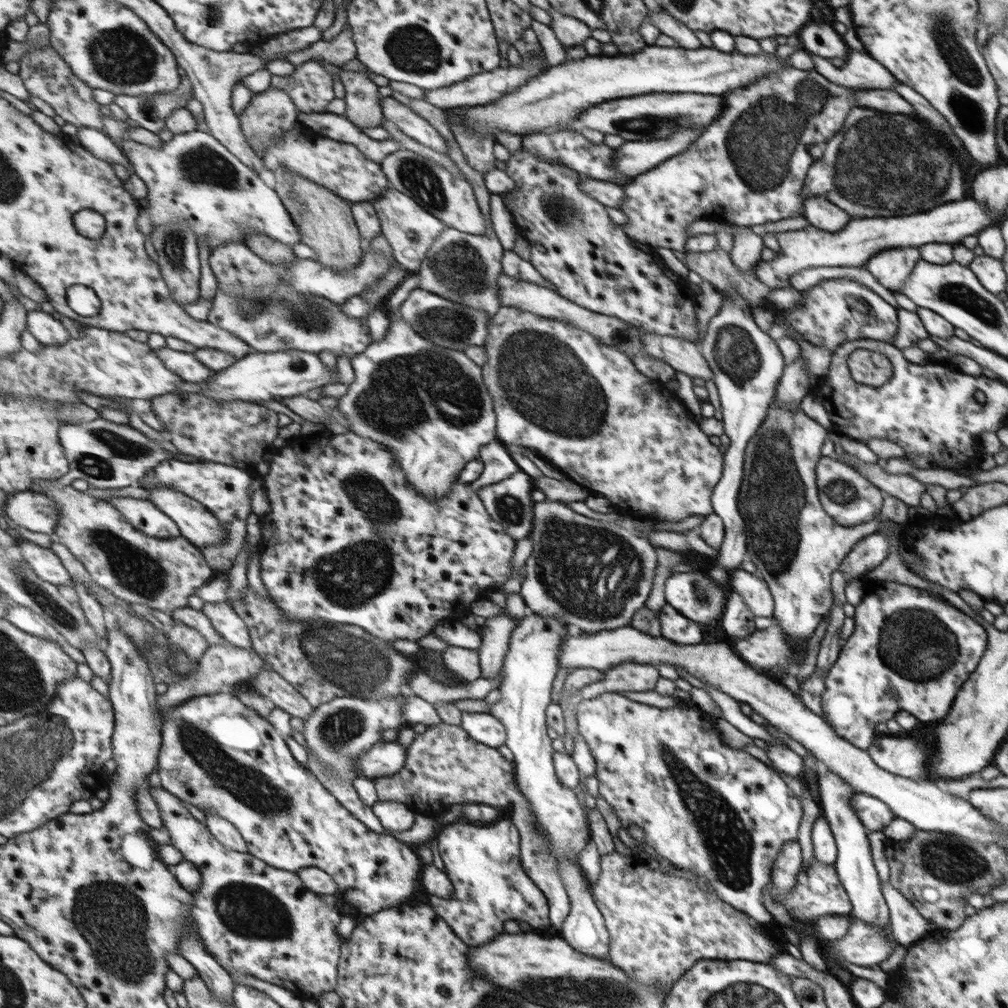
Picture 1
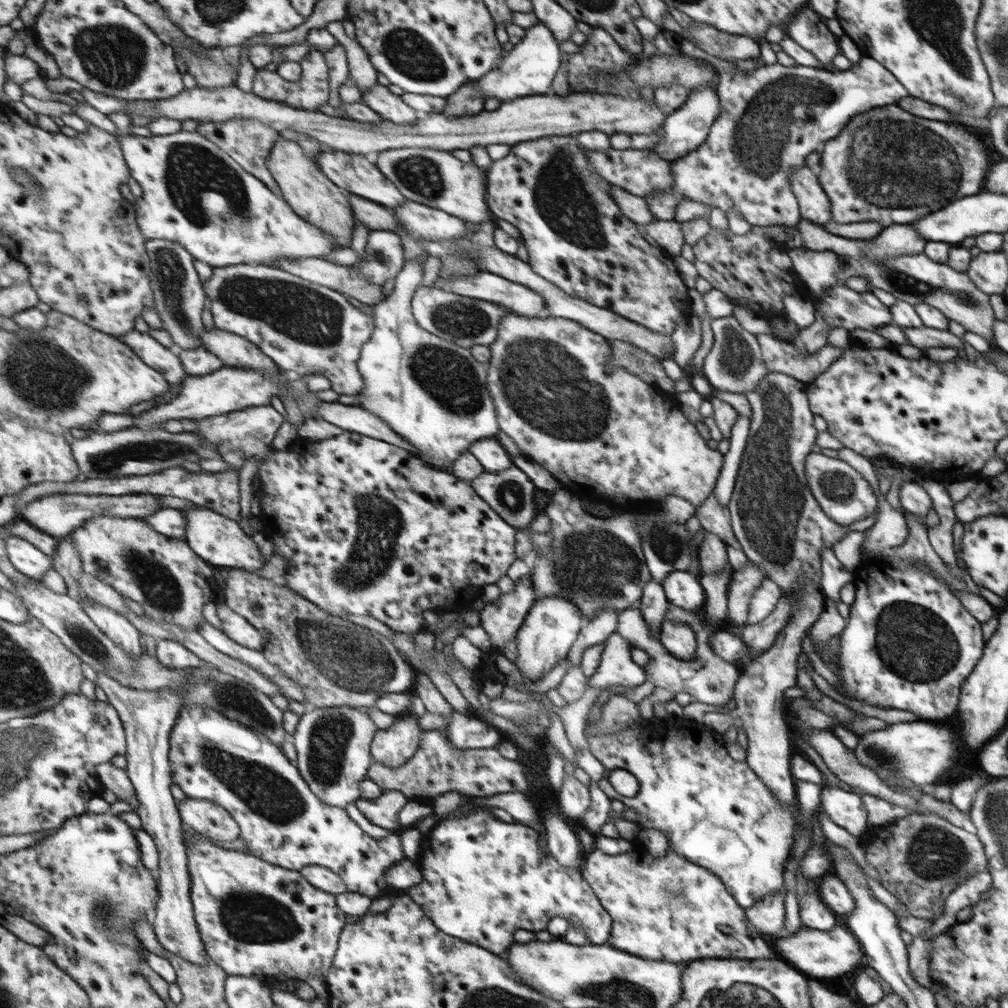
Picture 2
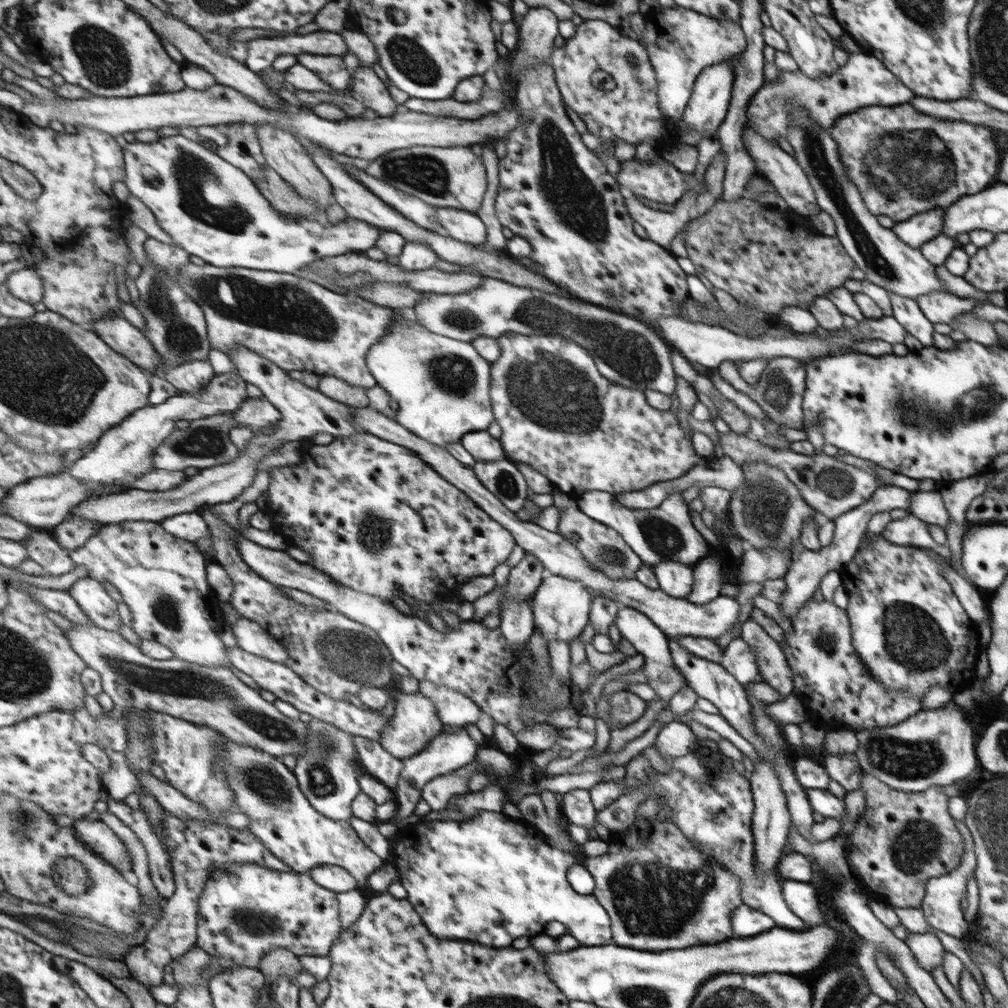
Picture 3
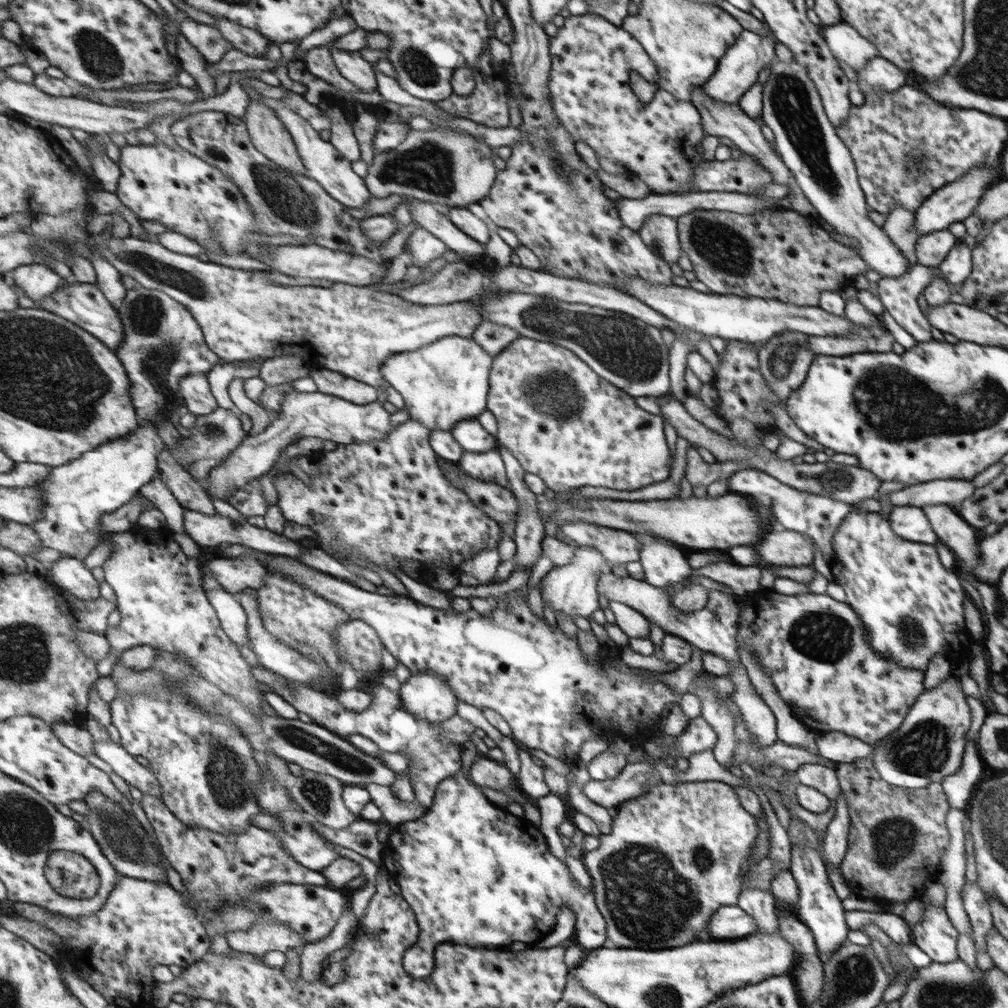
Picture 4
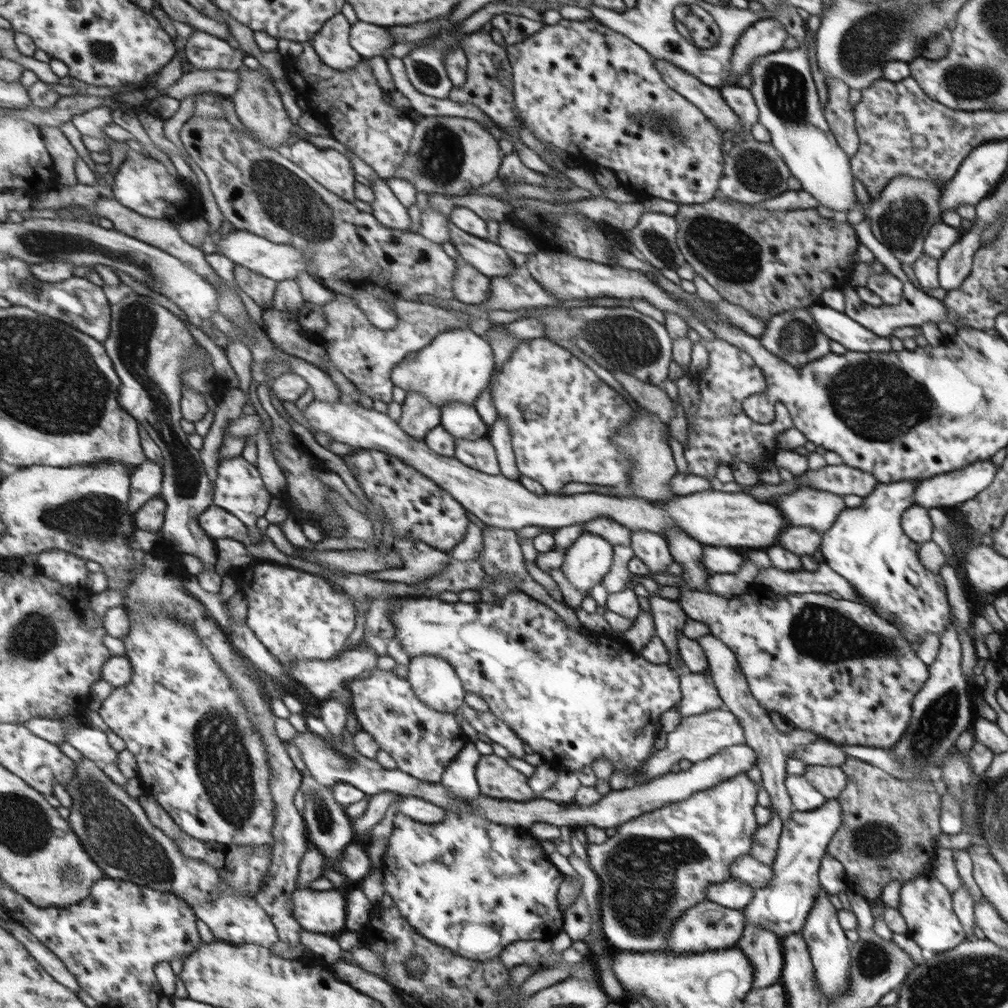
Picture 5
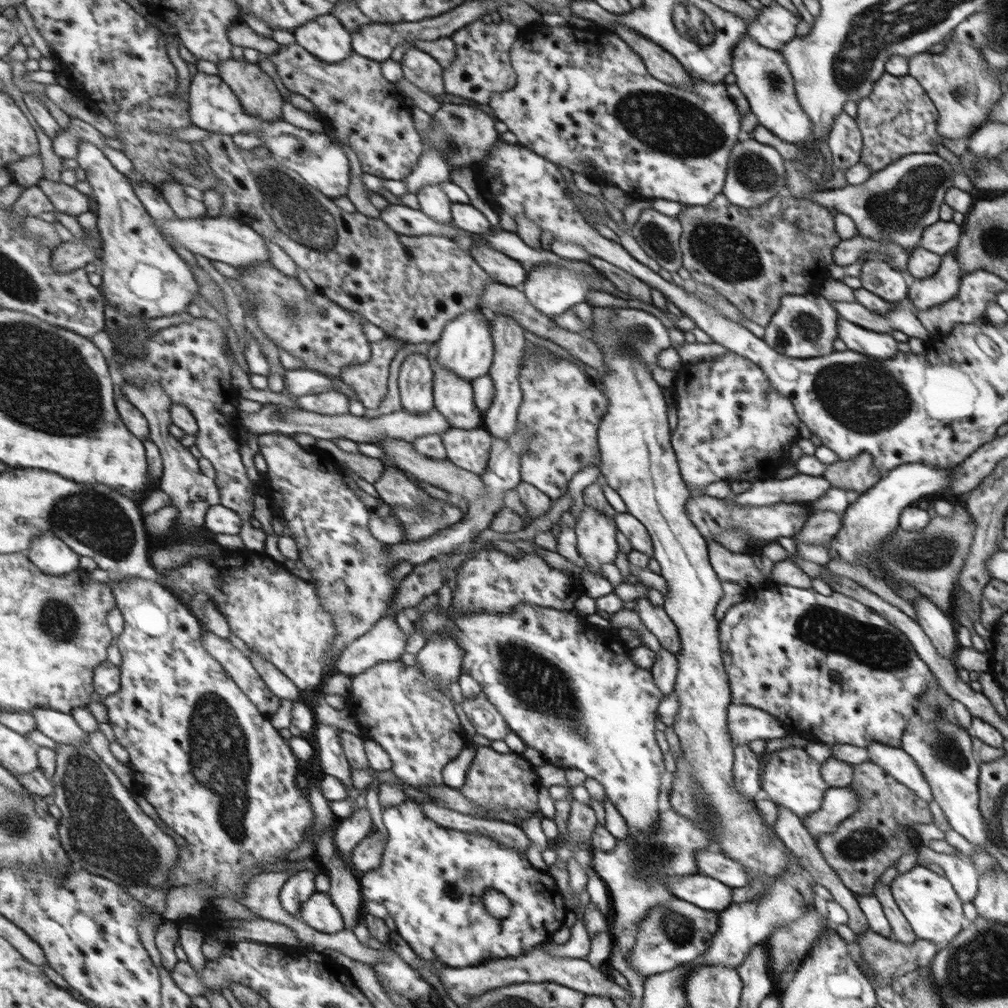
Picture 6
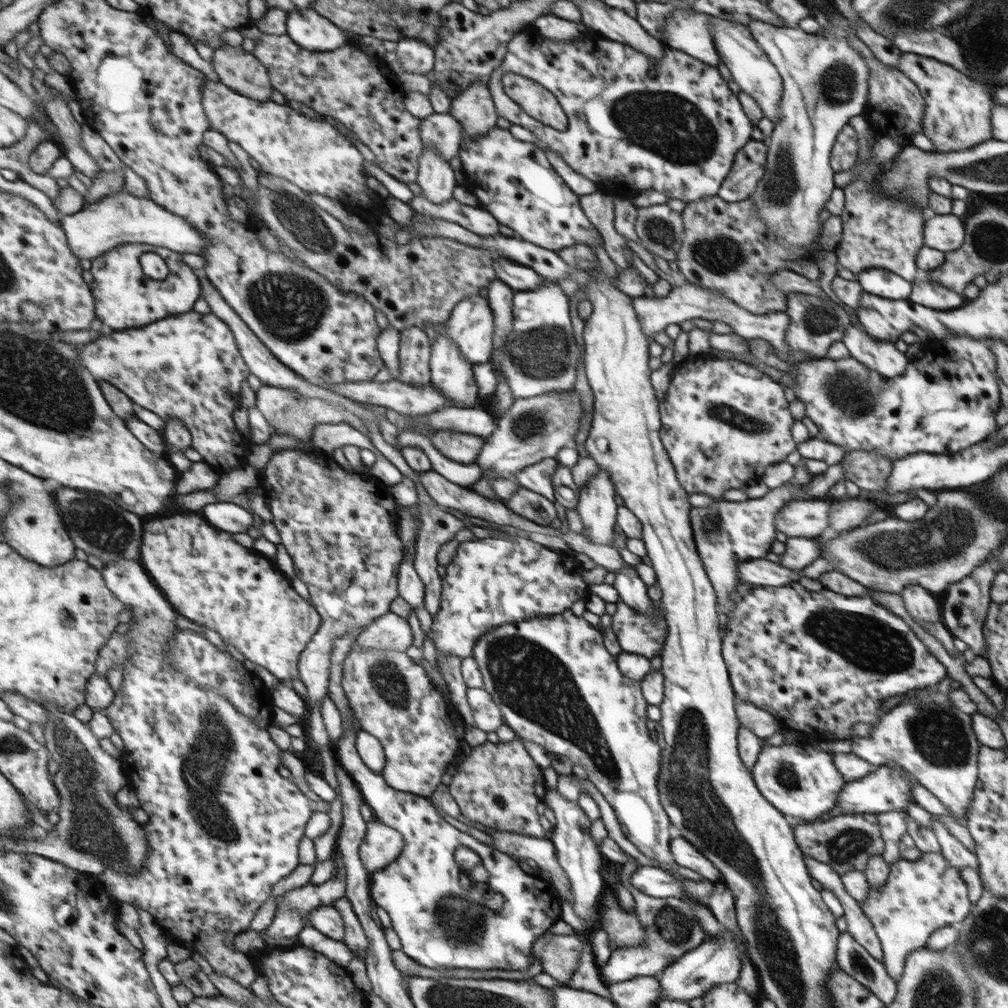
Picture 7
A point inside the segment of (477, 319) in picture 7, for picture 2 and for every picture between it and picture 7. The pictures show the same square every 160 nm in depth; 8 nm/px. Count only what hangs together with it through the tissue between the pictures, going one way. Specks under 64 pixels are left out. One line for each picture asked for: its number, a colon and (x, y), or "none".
2: (434, 393)
3: (443, 386)
4: (444, 383)
5: (458, 366)
6: (466, 346)

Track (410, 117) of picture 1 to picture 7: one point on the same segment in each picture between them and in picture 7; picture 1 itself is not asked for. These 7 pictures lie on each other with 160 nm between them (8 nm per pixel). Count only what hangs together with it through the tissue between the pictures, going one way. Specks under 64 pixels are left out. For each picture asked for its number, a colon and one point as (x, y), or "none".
2: (391, 107)
3: (367, 85)
4: (353, 65)
5: (333, 44)
6: (325, 37)
7: (309, 29)

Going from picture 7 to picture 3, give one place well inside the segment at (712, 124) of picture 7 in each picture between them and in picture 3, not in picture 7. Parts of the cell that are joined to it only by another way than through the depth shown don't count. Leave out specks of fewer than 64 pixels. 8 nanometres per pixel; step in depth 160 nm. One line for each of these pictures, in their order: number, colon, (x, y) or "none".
3: (614, 99)
4: (589, 83)
5: (587, 90)
6: (588, 104)

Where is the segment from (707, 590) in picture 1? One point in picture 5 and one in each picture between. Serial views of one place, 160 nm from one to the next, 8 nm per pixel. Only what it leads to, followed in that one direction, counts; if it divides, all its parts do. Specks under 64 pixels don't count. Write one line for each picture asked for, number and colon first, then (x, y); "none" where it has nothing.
2: (681, 588)
3: (675, 579)
4: (663, 565)
5: (650, 548)

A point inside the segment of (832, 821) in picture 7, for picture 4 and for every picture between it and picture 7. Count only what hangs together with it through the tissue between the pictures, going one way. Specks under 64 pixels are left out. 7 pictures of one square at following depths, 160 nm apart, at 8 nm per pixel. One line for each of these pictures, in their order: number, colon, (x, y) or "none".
4: (896, 836)
5: (889, 830)
6: (863, 845)

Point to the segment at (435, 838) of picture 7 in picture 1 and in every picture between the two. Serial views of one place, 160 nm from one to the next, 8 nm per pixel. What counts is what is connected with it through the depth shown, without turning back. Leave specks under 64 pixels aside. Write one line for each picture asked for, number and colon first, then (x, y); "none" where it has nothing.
1: (483, 859)
2: (484, 878)
3: (491, 879)
4: (475, 875)
5: (471, 885)
6: (421, 881)

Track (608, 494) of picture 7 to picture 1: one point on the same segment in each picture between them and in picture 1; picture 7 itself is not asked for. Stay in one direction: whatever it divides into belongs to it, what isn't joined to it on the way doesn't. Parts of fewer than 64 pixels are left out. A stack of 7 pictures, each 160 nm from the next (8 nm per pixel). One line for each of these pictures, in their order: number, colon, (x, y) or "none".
1: (530, 666)
2: (551, 626)
3: (561, 606)
4: (571, 590)
5: (587, 560)
6: (595, 533)

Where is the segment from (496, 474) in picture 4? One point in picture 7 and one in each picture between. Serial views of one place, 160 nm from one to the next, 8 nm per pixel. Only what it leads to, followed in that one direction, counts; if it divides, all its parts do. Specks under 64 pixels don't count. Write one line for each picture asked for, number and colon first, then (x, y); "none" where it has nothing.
5: (481, 455)
6: (471, 450)
7: (459, 447)

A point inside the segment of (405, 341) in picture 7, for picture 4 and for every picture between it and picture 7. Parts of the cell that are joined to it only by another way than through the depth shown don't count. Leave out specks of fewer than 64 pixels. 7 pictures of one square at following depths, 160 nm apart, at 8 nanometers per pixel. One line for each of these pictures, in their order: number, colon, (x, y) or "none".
4: (385, 501)
5: (419, 416)
6: (416, 374)

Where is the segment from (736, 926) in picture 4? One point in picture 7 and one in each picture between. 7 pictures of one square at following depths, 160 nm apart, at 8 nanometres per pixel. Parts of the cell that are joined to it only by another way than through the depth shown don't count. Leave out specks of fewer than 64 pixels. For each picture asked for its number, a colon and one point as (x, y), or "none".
5: (706, 926)
6: (675, 932)
7: (671, 928)

